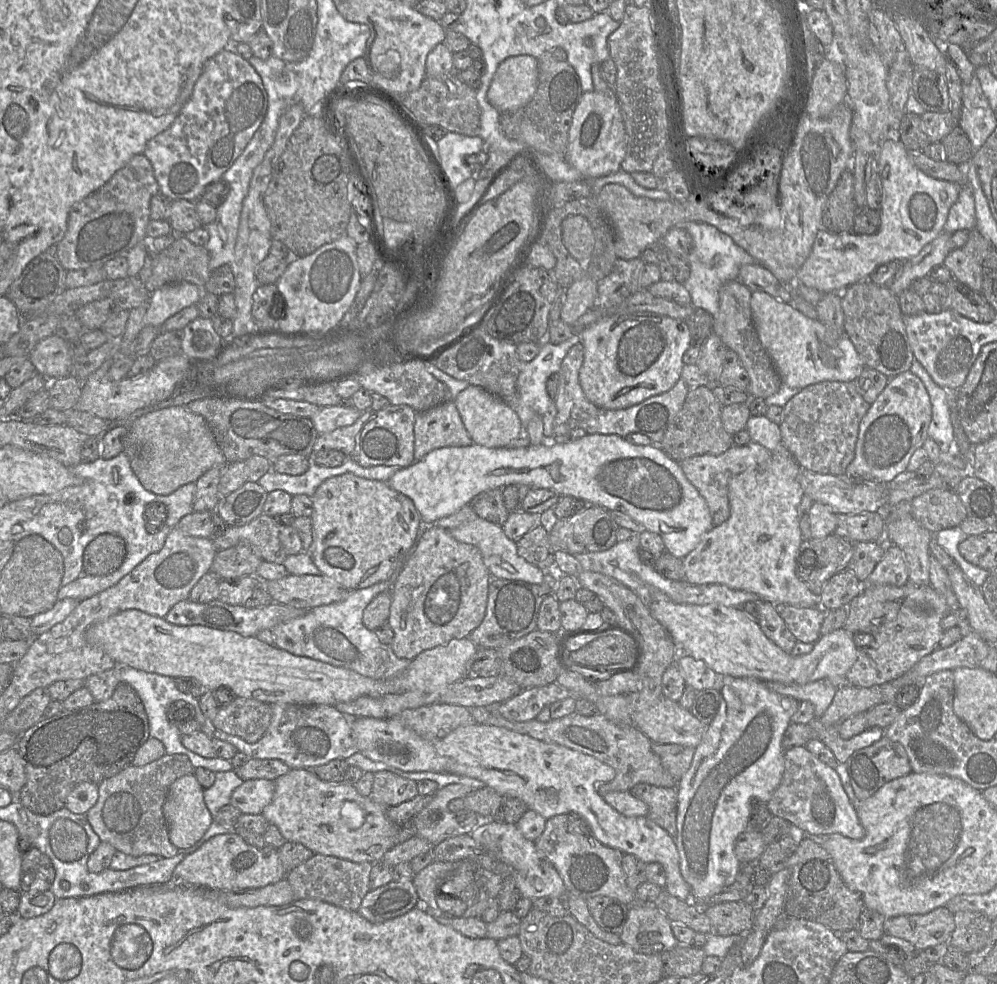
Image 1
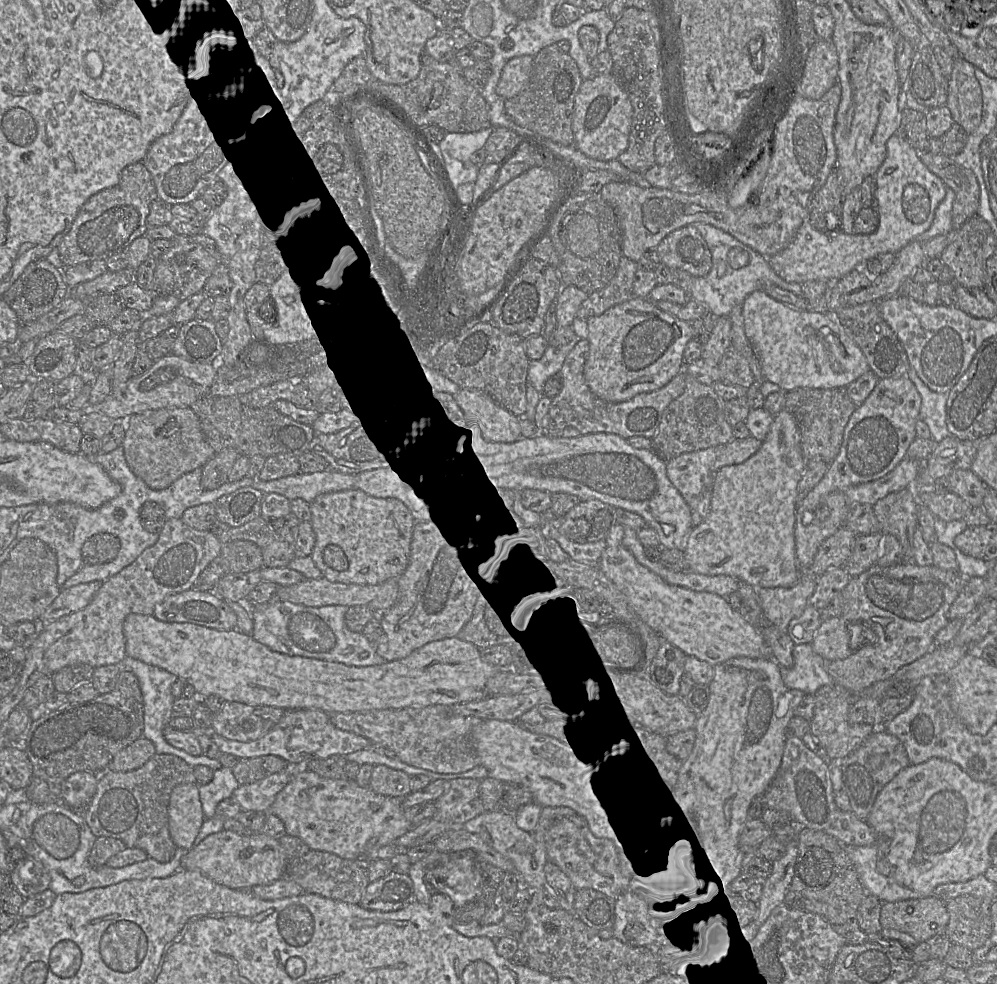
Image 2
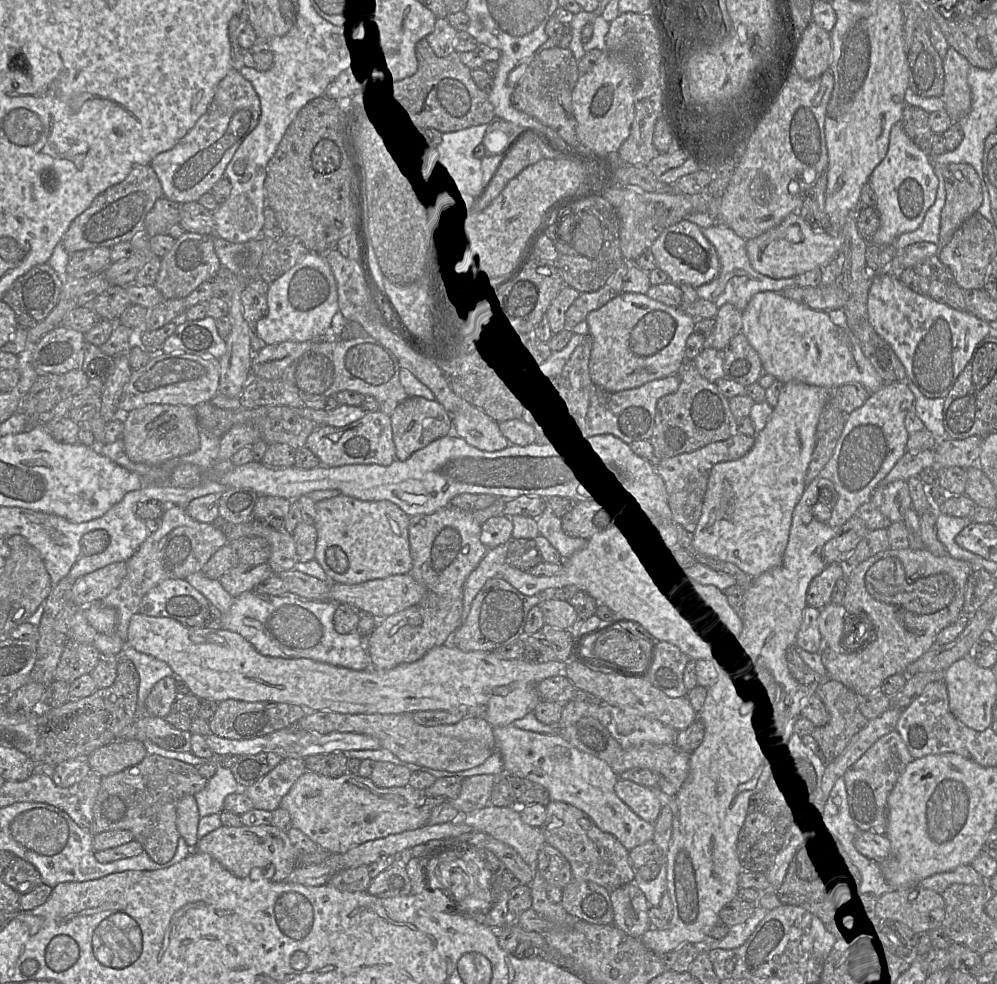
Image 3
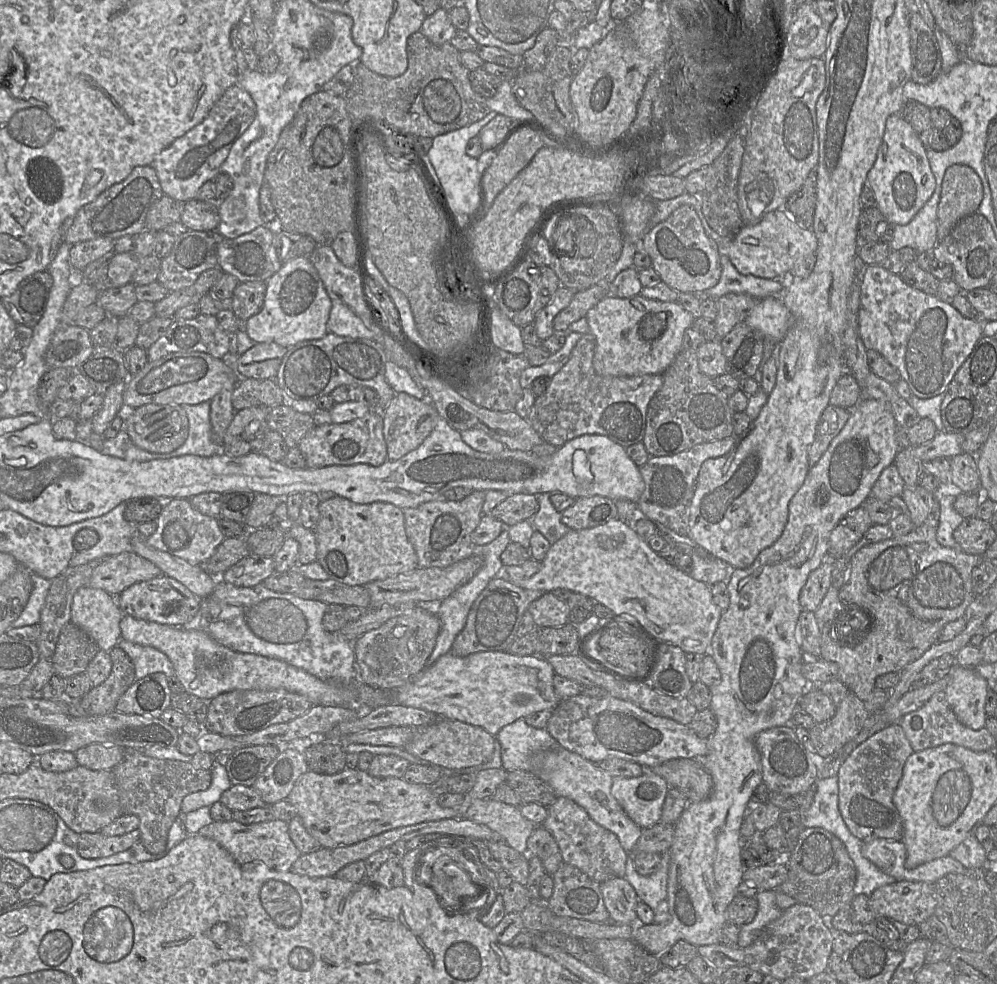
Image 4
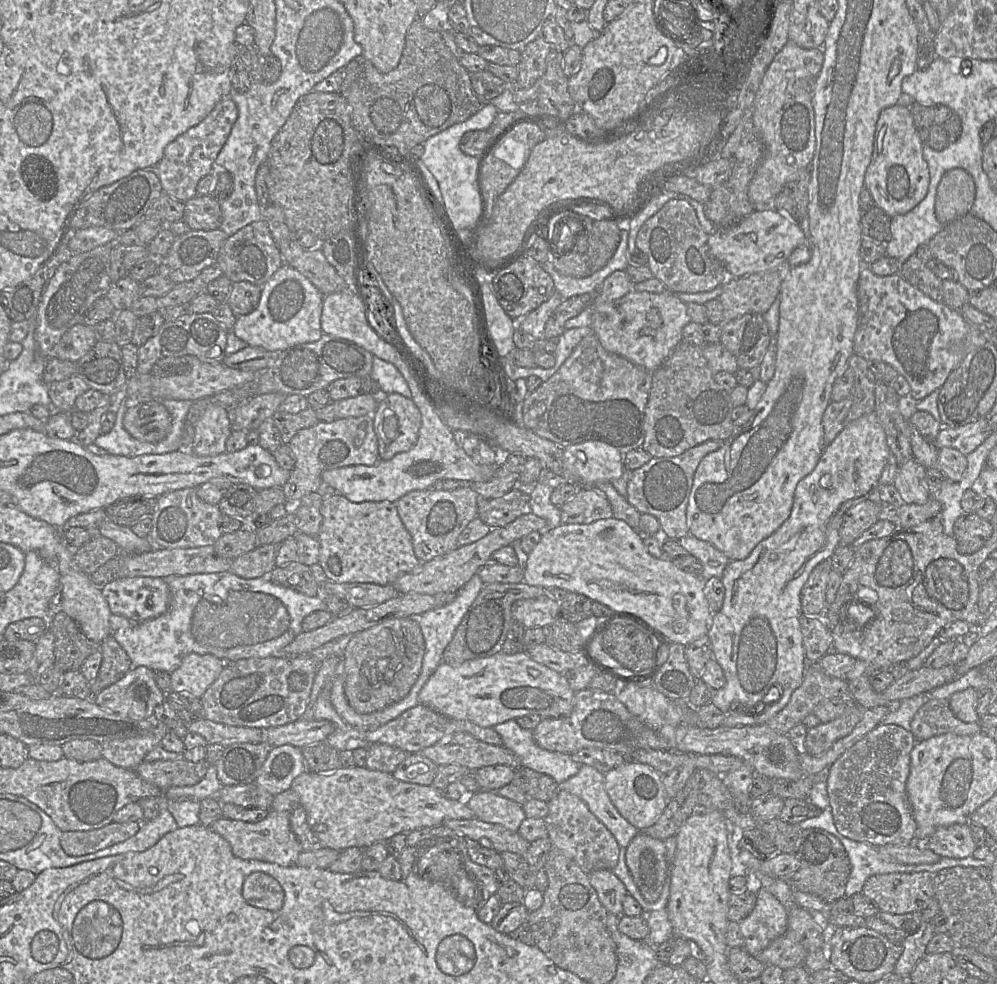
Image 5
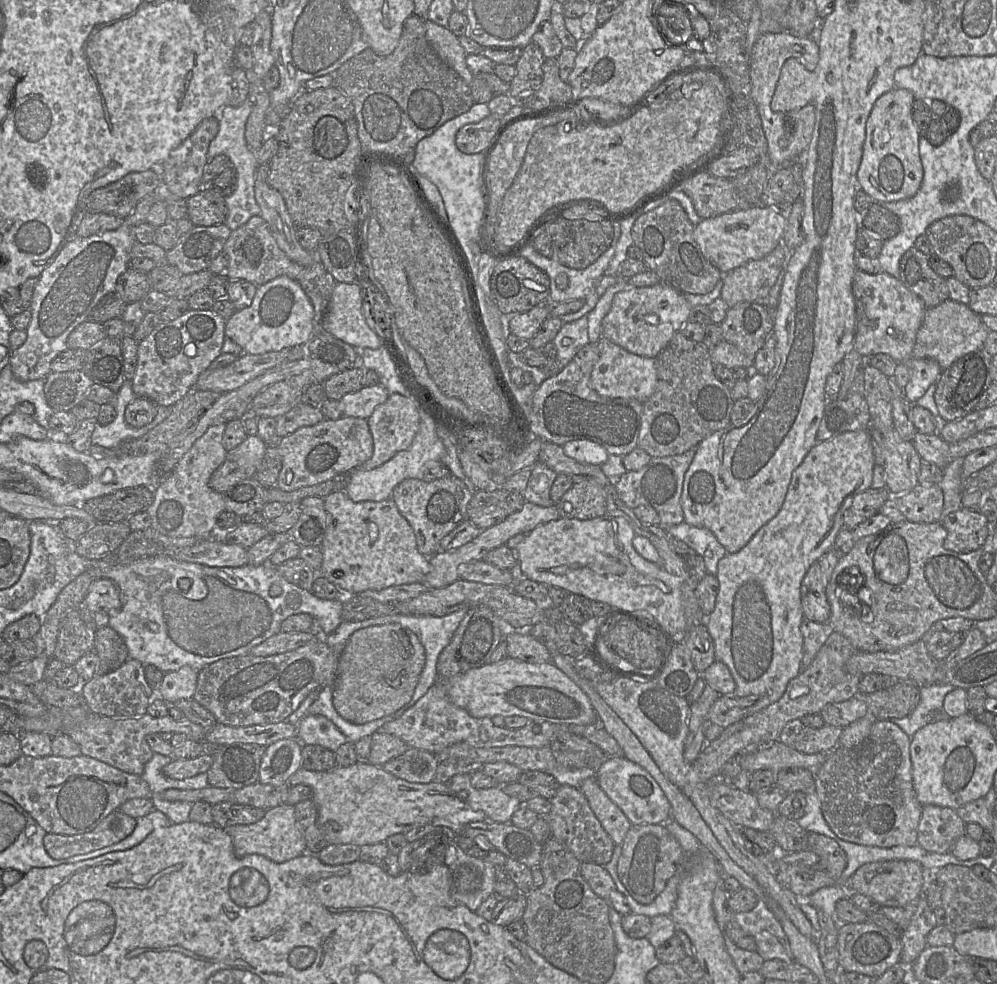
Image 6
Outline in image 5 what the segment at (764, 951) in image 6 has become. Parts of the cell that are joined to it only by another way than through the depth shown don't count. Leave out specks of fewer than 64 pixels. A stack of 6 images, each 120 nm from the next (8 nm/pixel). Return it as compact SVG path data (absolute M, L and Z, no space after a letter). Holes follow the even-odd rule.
M751 882L757 902L751 914L738 922L744 937L743 948L754 957L785 933L788 911L769 891Z

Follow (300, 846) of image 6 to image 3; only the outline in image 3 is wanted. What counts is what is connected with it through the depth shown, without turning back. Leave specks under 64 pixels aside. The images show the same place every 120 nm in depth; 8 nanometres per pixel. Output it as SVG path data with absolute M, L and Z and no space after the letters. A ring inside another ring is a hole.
M272 824L240 827L222 825L199 839L192 851L210 855L236 877L267 879L272 882L286 881L299 859L288 833Z

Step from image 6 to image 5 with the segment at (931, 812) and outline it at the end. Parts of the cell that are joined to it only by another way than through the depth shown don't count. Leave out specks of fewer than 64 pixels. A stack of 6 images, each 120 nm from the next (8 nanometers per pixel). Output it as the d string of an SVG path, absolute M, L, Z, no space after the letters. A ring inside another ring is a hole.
M969 823L939 827L922 845L940 857L957 859L972 856L977 848Z

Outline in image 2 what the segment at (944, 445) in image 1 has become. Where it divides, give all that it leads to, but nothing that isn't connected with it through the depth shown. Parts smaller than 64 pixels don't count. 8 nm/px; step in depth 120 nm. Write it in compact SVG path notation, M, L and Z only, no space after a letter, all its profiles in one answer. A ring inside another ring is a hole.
M911 367L906 376L913 382L921 396L919 419L926 423L932 439L938 443L951 435L946 426L947 393L937 393L930 390Z

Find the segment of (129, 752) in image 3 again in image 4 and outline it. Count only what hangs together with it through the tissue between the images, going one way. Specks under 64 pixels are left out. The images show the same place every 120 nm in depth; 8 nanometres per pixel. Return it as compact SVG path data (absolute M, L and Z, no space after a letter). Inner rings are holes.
M93 743L74 752L78 765L91 770L112 770L125 758L125 749L115 745Z

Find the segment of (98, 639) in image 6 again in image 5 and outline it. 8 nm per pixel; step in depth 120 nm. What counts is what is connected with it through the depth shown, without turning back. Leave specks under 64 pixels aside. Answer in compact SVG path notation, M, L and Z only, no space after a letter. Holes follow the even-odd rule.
M112 635L103 639L99 644L99 651L102 661L96 679L89 685L90 699L120 680L130 670L131 665L129 656Z

